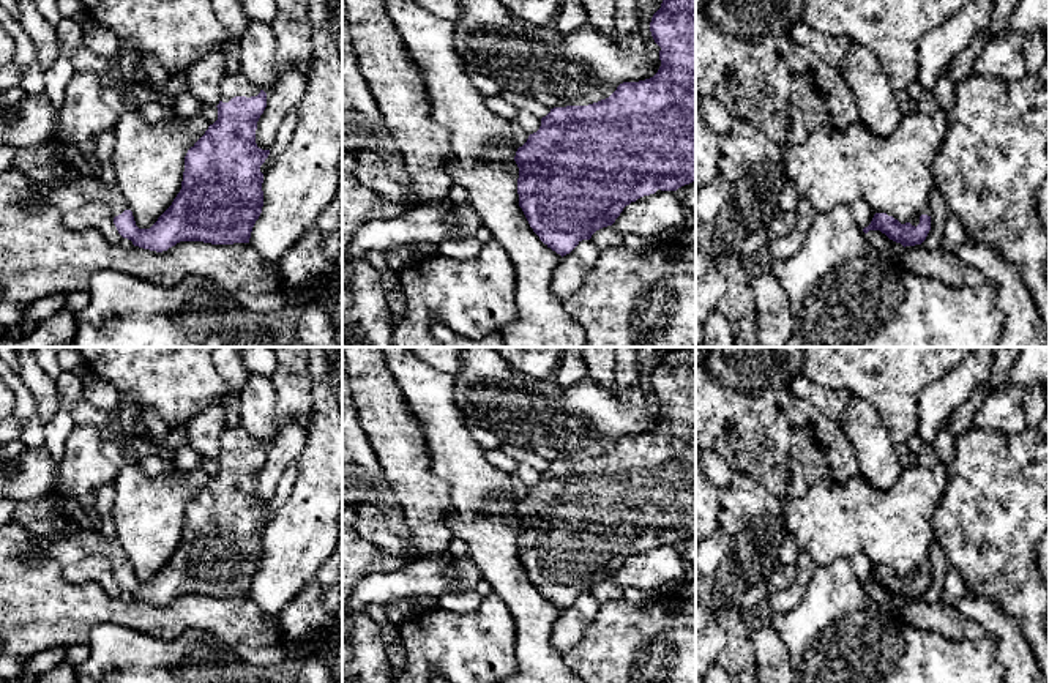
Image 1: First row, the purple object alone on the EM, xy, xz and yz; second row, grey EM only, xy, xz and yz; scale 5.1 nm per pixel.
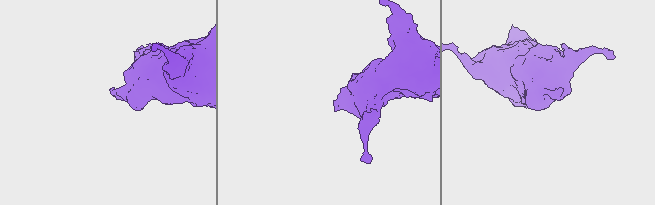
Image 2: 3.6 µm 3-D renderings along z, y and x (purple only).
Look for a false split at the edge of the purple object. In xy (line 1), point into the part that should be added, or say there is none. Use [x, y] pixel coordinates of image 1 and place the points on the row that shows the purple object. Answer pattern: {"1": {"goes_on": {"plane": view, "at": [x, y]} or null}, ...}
{"1": {"goes_on": {"plane": "xy", "at": [70, 196]}}}

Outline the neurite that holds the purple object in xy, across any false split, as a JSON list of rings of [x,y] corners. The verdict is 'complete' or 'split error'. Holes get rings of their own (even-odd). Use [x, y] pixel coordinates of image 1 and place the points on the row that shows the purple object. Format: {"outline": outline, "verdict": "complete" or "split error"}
{"outline": [[[227,74],[219,85],[221,101],[218,120],[188,150],[181,189],[172,205],[150,229],[139,229],[125,196],[117,185],[106,185],[101,178],[80,177],[55,188],[43,181],[32,181],[38,202],[58,208],[63,215],[91,202],[109,207],[114,224],[123,238],[134,246],[162,252],[180,241],[203,241],[211,244],[249,243],[252,227],[263,207],[263,174],[260,166],[270,155],[256,144],[256,129],[267,107],[267,93],[256,87],[245,74]]], "verdict": "split error"}

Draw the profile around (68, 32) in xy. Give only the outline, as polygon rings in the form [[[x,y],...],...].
[[[62,17],[55,27],[60,55],[71,60],[73,54],[82,46],[82,27],[79,22]]]

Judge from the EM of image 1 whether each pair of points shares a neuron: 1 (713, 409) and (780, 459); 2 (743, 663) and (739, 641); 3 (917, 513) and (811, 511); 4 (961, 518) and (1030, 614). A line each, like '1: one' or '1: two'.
1: one
2: one
3: one
4: one

